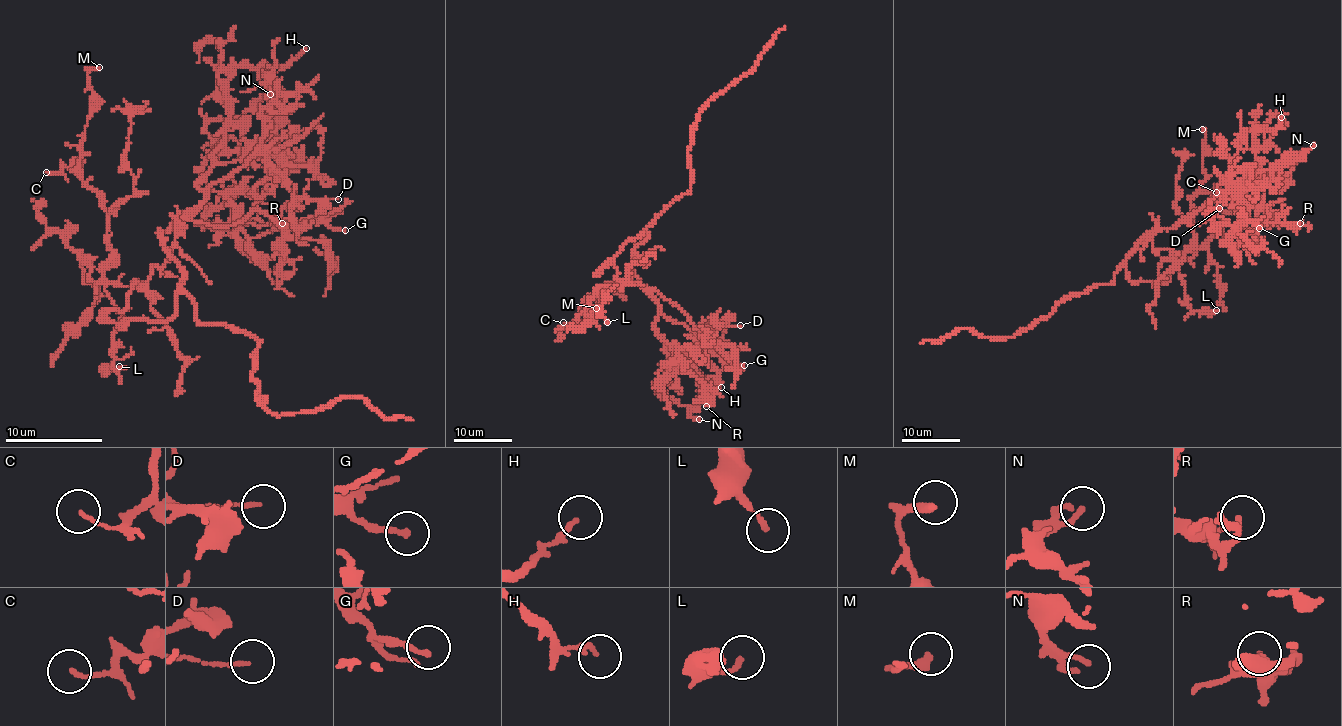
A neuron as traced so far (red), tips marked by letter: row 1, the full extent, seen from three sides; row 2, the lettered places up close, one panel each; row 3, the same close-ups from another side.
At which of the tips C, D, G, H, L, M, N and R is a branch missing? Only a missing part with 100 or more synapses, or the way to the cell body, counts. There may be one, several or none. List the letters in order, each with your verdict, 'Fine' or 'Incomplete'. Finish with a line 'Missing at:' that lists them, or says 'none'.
C: Fine
D: Fine
G: Fine
H: Fine
L: Fine
M: Fine
N: Fine
R: Fine
Missing at: none

